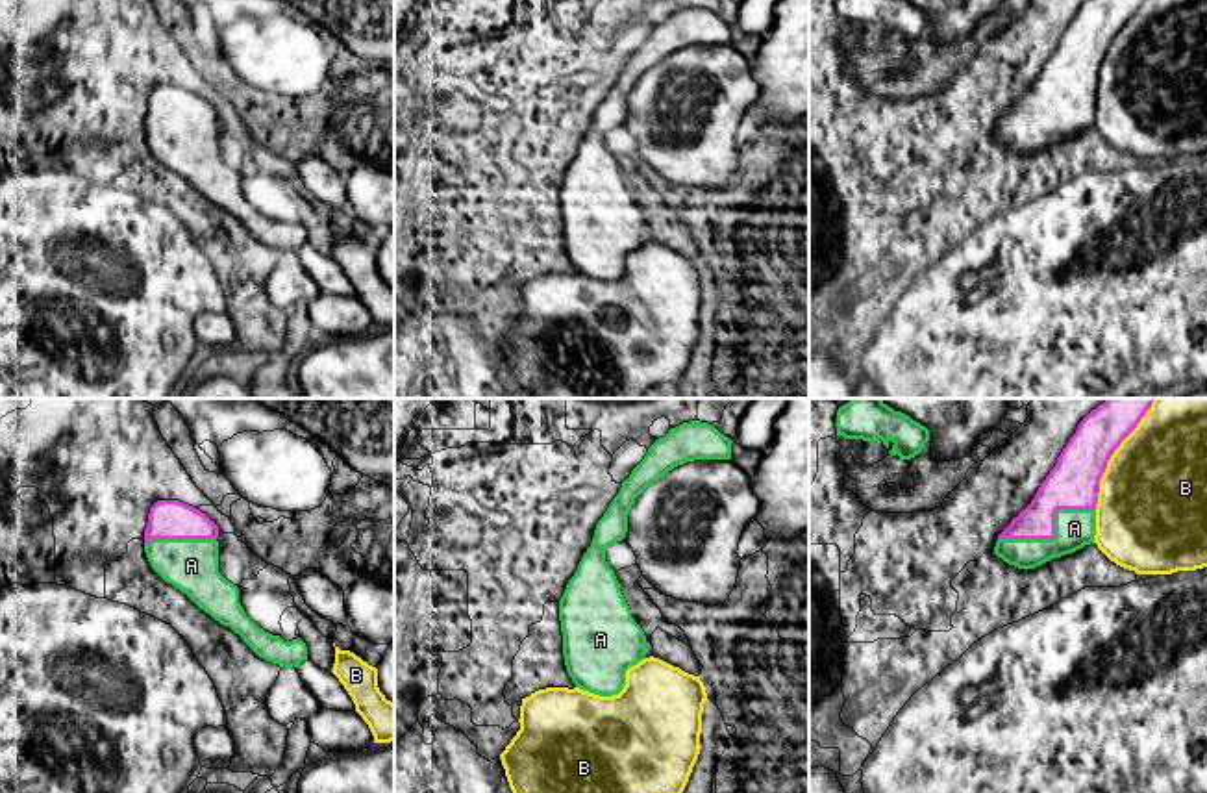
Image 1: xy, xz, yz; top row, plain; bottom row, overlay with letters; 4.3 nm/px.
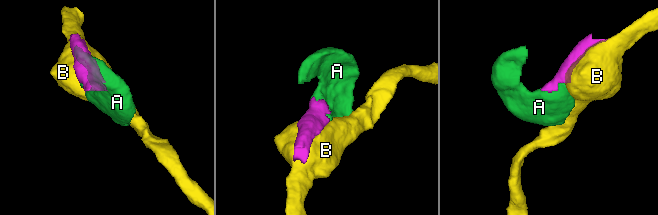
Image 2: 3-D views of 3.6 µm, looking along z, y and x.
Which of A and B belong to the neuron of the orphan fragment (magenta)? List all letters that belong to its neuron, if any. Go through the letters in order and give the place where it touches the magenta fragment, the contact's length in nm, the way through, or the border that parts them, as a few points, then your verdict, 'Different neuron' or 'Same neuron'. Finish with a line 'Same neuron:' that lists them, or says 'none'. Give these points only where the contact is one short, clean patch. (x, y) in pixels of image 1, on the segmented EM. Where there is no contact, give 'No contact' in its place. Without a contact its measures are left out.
A: Touches magenta at yz (1054, 532). Shared border 440 nm. Same neuron
B: Touches magenta at yz (1113, 453). Shared border 550 nm. Different neuron
Same neuron: A

